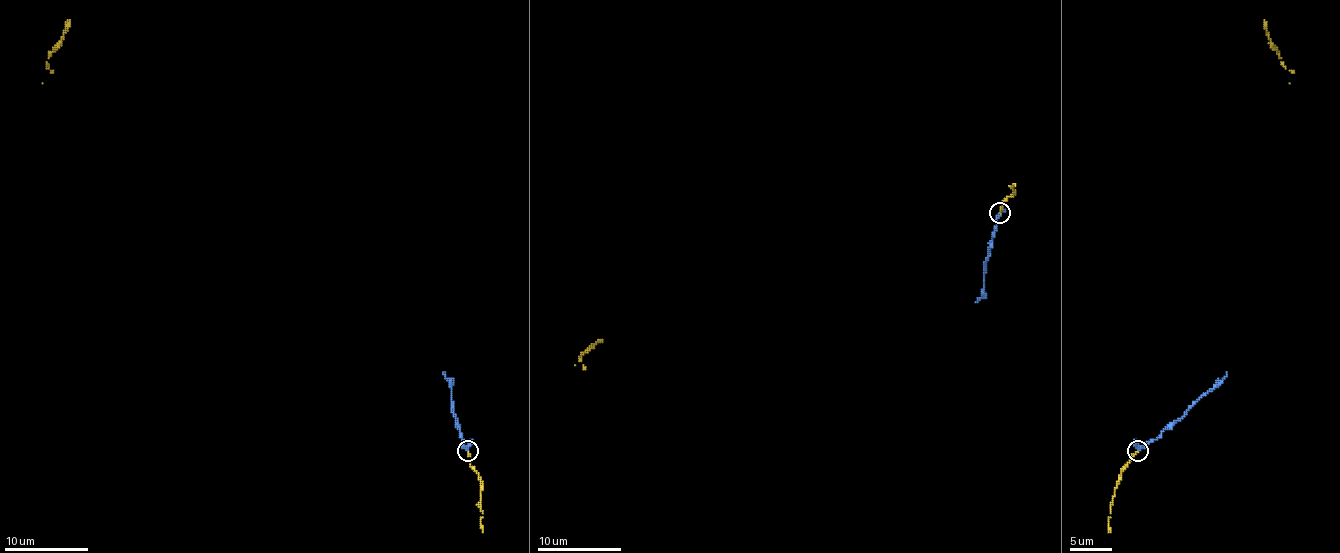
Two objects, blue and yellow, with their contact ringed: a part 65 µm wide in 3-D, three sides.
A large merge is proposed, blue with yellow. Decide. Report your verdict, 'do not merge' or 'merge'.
merge

